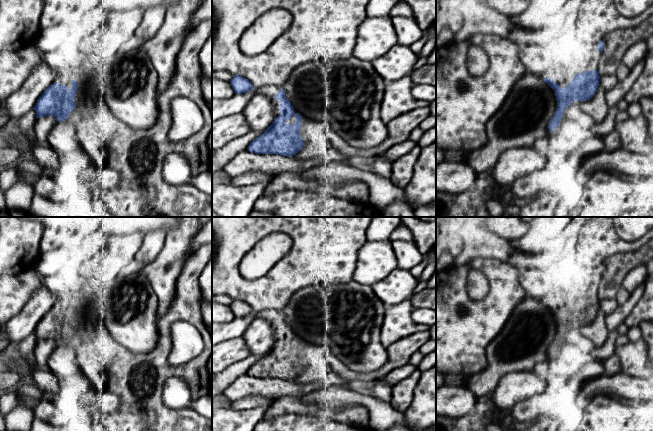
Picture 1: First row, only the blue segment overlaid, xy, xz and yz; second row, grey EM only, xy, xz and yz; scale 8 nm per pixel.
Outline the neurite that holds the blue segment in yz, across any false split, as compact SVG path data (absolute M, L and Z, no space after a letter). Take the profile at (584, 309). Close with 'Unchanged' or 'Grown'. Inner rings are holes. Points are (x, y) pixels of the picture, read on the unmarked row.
M597 294L584 295L574 299L573 304L564 313L561 313L553 303L544 303L544 306L555 316L557 324L556 335L548 348L550 356L559 350L566 331L573 325L586 325L593 321L597 315L599 303L600 300Z. Unchanged

